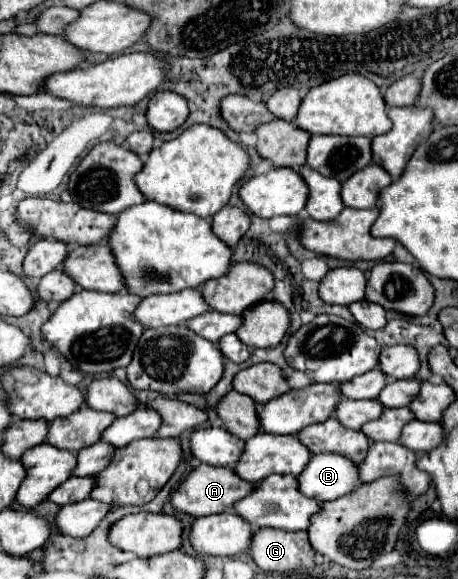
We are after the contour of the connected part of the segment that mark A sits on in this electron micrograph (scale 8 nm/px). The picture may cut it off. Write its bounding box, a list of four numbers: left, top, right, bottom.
[172,464,254,518]

